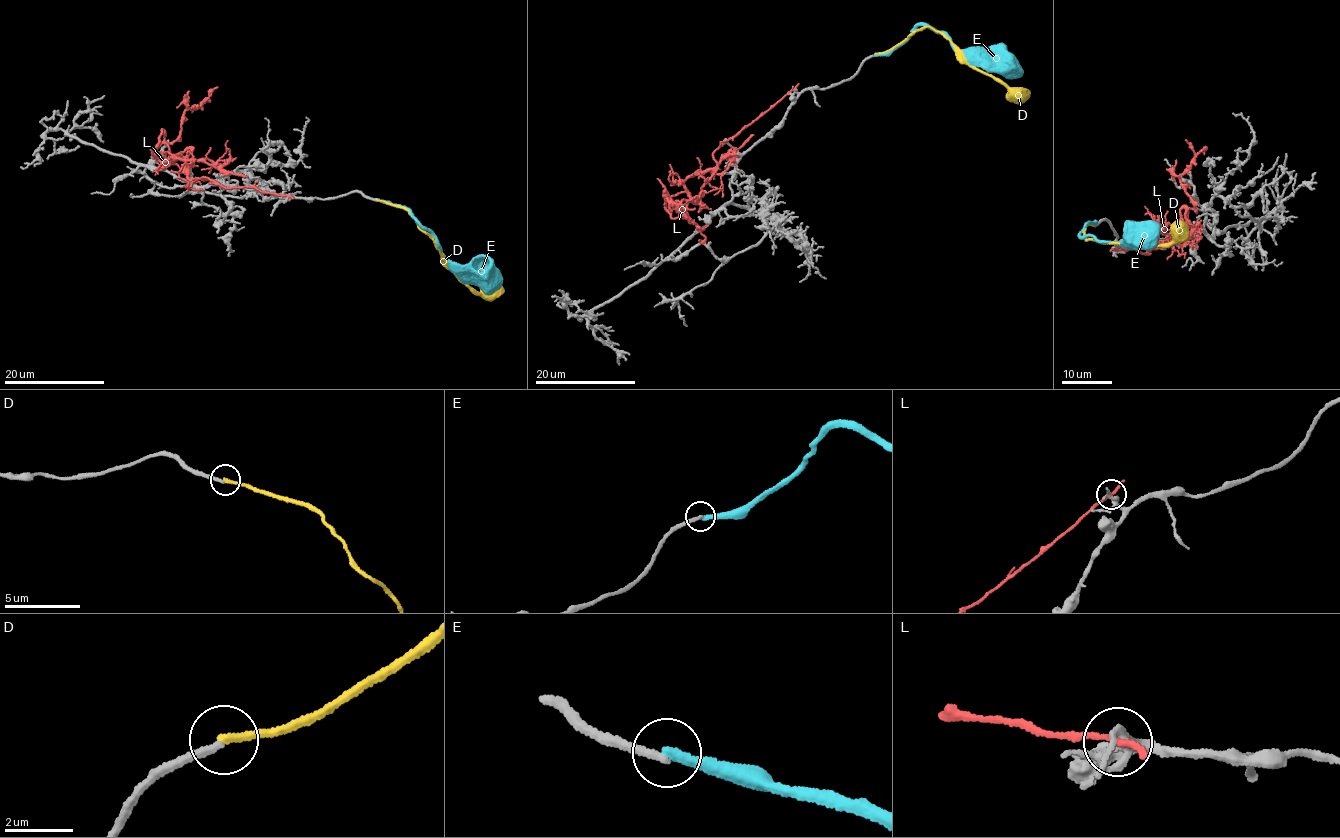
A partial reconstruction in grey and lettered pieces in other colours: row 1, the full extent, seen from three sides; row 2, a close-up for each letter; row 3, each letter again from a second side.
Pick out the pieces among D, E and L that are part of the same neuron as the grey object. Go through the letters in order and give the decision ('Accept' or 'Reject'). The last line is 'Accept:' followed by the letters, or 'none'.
D: Accept
E: Reject
L: Reject
Accept: D

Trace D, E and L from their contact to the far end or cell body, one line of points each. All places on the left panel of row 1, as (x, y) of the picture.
D: (376, 199), (408, 211), (427, 232), (446, 266), (463, 282), (479, 292), (494, 291), (501, 286)
E: (376, 199), (409, 210), (422, 225), (429, 229), (439, 251), (447, 259), (500, 279)
L: (289, 196), (191, 179), (185, 161), (170, 161), (161, 132), (172, 142), (182, 115), (209, 100), (202, 102)

